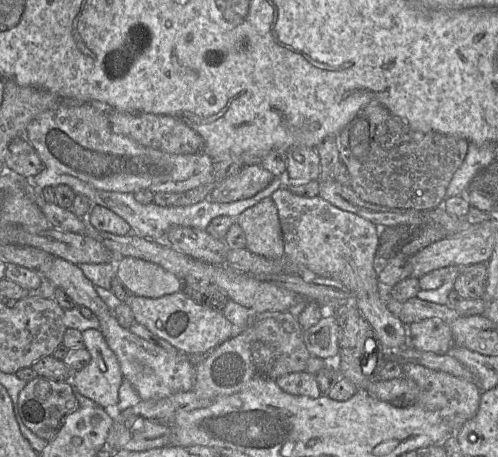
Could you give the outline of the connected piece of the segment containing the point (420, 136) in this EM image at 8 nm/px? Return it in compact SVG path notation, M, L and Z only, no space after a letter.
M372 101L337 135L337 145L340 161L350 173L351 188L363 201L394 209L429 210L446 198L446 188L463 163L469 142L443 133L415 131L384 105Z

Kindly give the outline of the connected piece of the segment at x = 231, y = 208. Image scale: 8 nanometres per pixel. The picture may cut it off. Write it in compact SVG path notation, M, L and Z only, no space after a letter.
M47 167L43 168L39 174L26 178L37 192L42 192L42 190L44 190L46 187L67 185L71 187L77 195L84 195L88 197L93 205L100 205L108 208L124 219L131 227L131 235L139 238L149 239L157 243L165 243L166 234L173 226L190 227L206 231L207 226L214 218L220 216L237 218L243 211L259 203L264 198L271 198L271 195L275 190L280 188L282 185L286 185L285 178L275 178L269 186L248 199L231 203L214 203L206 198L203 201L190 206L162 207L153 203L143 205L135 199L134 193L122 193L95 189L74 176L55 172Z

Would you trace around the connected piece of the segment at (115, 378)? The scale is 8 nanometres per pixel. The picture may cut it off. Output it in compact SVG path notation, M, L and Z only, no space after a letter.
M99 329L83 331L82 338L91 360L86 367L72 373L71 385L98 406L107 408L117 405L124 377L115 353Z

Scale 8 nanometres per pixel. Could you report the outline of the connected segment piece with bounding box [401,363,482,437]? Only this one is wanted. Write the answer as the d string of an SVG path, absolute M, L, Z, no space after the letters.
M408 363L401 367L401 377L413 380L419 387L419 395L415 404L436 413L449 427L451 437L457 437L466 422L474 418L479 410L482 392L478 385L417 364Z

